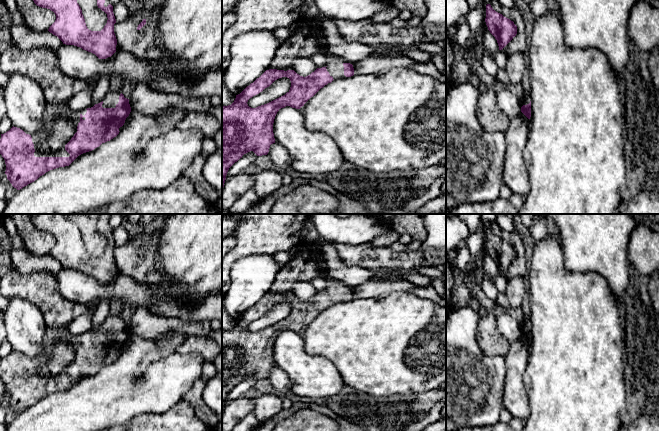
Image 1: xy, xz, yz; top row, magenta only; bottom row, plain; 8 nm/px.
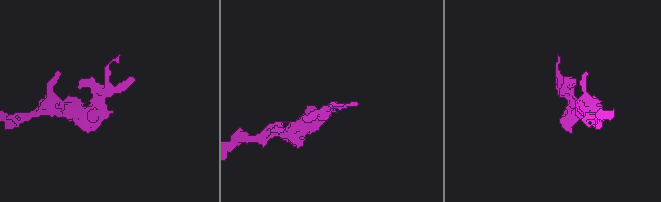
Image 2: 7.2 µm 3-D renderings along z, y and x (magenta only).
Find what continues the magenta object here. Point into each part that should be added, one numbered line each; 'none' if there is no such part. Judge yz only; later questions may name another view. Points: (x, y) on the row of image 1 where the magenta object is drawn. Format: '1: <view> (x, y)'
none

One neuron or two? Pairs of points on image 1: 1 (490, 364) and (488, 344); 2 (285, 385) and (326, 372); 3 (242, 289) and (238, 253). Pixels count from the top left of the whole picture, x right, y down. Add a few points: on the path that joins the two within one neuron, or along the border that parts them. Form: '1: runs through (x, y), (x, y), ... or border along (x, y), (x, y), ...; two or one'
1: border along (475, 337), (479, 348), (485, 354), (504, 357); two
2: border along (275, 365), (287, 375), (291, 390); two
3: border along (262, 253), (243, 256), (232, 266); two

